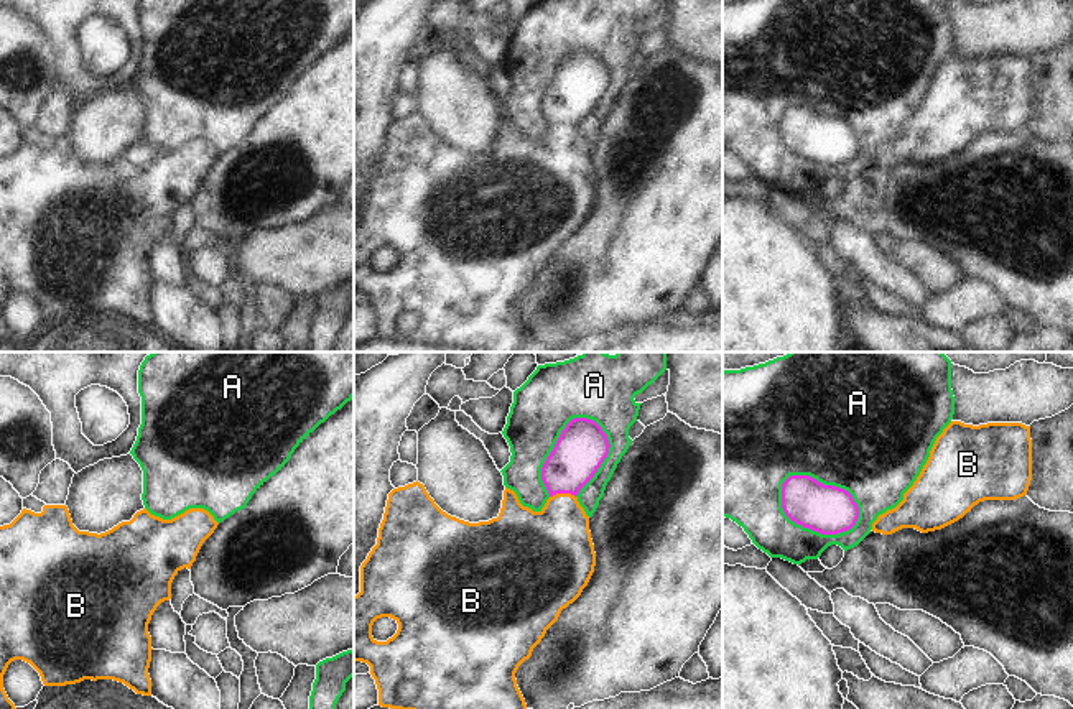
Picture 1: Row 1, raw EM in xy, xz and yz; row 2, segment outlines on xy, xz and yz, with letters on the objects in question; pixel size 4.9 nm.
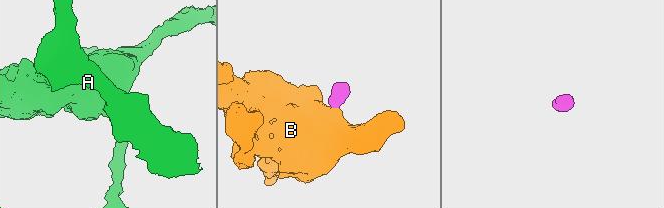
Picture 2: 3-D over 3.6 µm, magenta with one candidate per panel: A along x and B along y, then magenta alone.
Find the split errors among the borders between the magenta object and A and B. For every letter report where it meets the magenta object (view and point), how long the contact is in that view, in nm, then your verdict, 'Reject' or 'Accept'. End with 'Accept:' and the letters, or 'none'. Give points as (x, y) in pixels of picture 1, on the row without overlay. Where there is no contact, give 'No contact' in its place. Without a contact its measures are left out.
A: Touches magenta at yz (826, 117). Shared border 420 nm. Reject
B: Touches magenta at xz (562, 124). Shared border 130 nm. Accept
Accept: B

